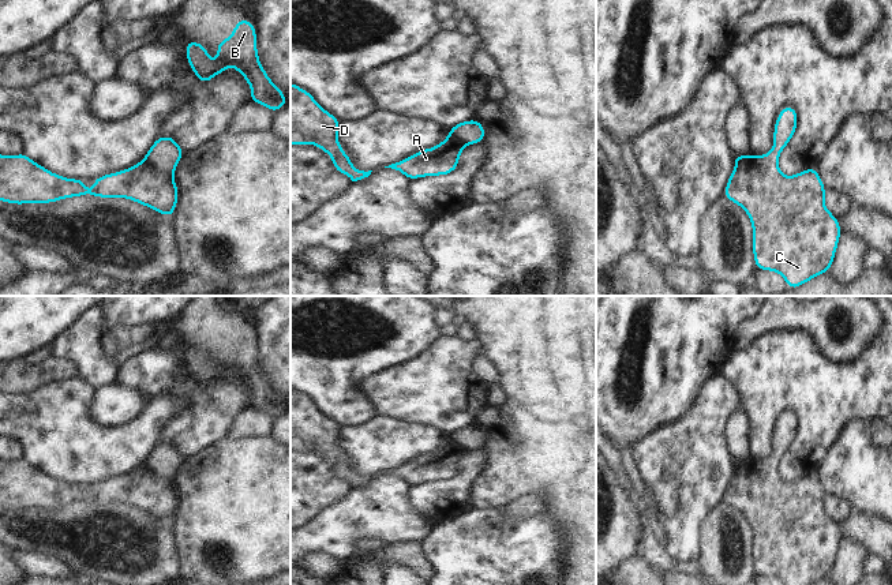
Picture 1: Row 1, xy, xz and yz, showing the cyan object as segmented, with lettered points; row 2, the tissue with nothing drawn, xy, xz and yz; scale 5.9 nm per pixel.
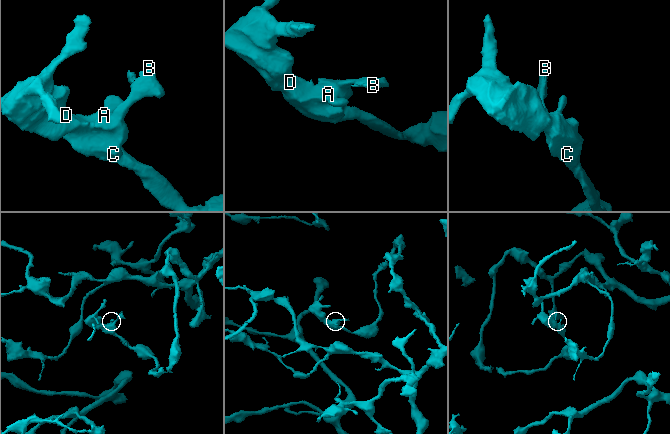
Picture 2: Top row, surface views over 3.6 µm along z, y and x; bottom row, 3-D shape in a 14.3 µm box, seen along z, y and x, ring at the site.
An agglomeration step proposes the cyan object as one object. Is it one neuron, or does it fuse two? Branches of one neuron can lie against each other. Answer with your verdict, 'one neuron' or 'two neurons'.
two neurons

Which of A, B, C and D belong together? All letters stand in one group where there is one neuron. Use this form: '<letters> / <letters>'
A C D / B

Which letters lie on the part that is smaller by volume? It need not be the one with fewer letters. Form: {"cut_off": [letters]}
{"cut_off": ["B"]}

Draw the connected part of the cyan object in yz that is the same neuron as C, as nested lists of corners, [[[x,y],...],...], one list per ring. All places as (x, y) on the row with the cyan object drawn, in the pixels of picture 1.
[[[786,105],[777,115],[773,125],[773,146],[768,154],[749,154],[742,157],[731,172],[726,188],[724,198],[745,209],[753,229],[754,266],[757,270],[775,271],[780,274],[788,289],[795,289],[828,273],[836,256],[836,248],[842,236],[839,220],[825,207],[825,185],[816,168],[784,176],[779,169],[779,155],[787,147],[798,128],[798,112]]]

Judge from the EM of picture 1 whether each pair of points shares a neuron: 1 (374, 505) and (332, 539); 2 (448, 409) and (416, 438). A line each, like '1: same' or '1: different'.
1: same
2: different

